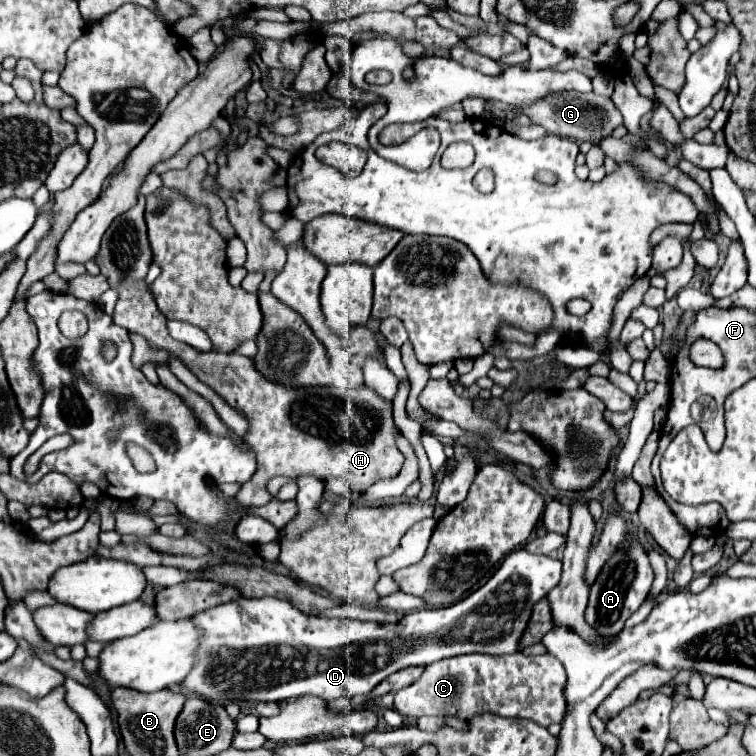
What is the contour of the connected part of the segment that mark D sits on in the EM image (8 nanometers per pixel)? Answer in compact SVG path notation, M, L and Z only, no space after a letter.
M526 548L514 550L510 556L504 558L504 562L500 564L498 572L476 592L472 592L468 598L456 602L454 606L446 606L446 608L422 608L422 610L414 610L410 614L404 616L404 620L400 624L376 624L376 622L360 622L360 620L348 620L348 618L322 618L322 616L306 616L302 612L298 612L290 602L286 600L278 600L278 598L240 598L236 602L230 604L222 604L216 608L210 608L206 612L200 612L198 616L194 616L192 620L204 628L206 638L200 646L200 654L198 654L198 662L192 668L192 672L186 676L186 680L182 682L188 690L204 696L206 700L218 700L218 702L226 702L226 700L254 700L254 702L280 702L280 700L288 700L294 696L302 696L302 694L316 694L324 700L338 700L338 698L350 698L350 696L366 696L374 690L374 686L378 686L384 678L388 678L390 674L408 668L408 666L428 666L432 662L444 660L444 658L452 658L452 656L460 656L460 654L514 654L518 652L518 640L528 624L528 618L532 614L532 606L542 600L552 588L556 588L560 584L560 576L562 576L562 562L550 556L536 556L526 552Z

